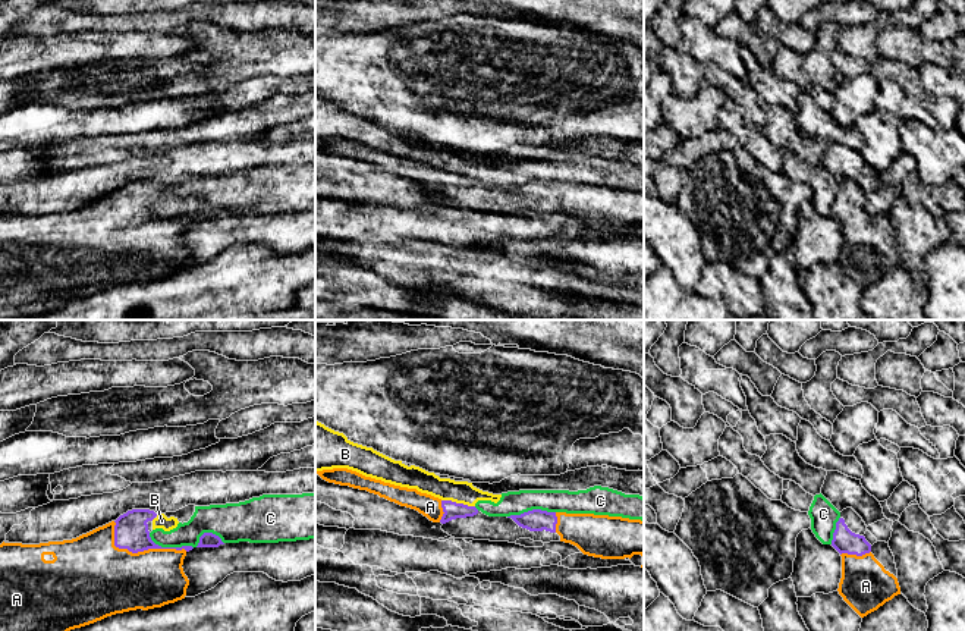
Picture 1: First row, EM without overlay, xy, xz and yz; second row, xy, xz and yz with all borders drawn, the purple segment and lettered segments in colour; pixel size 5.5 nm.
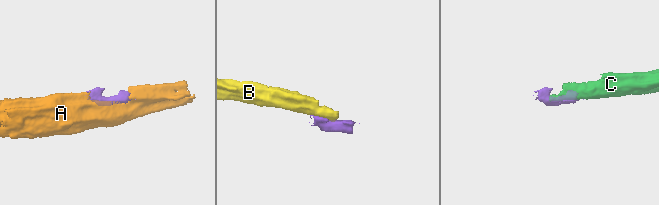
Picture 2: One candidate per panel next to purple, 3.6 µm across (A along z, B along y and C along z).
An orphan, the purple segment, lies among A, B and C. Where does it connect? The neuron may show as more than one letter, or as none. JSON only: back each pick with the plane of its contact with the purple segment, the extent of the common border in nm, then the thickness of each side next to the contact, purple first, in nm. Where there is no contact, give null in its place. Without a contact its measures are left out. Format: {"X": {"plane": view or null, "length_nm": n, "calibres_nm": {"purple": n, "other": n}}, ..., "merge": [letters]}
{"A": {"plane": "xy", "length_nm": 440, "calibres_nm": {"purple": 190, "other": 380}}, "merge": ["A"]}

